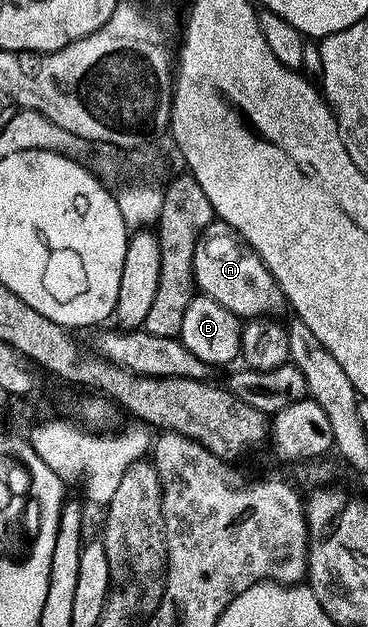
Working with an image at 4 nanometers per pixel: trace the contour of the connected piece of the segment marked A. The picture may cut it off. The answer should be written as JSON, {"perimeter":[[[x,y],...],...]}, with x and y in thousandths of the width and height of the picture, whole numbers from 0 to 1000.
{"perimeter":[[[601,351],[576,352],[546,373],[524,407],[524,439],[533,463],[549,472],[601,483],[601,490],[652,509],[726,506],[772,491],[769,467],[715,415],[633,362]]]}

